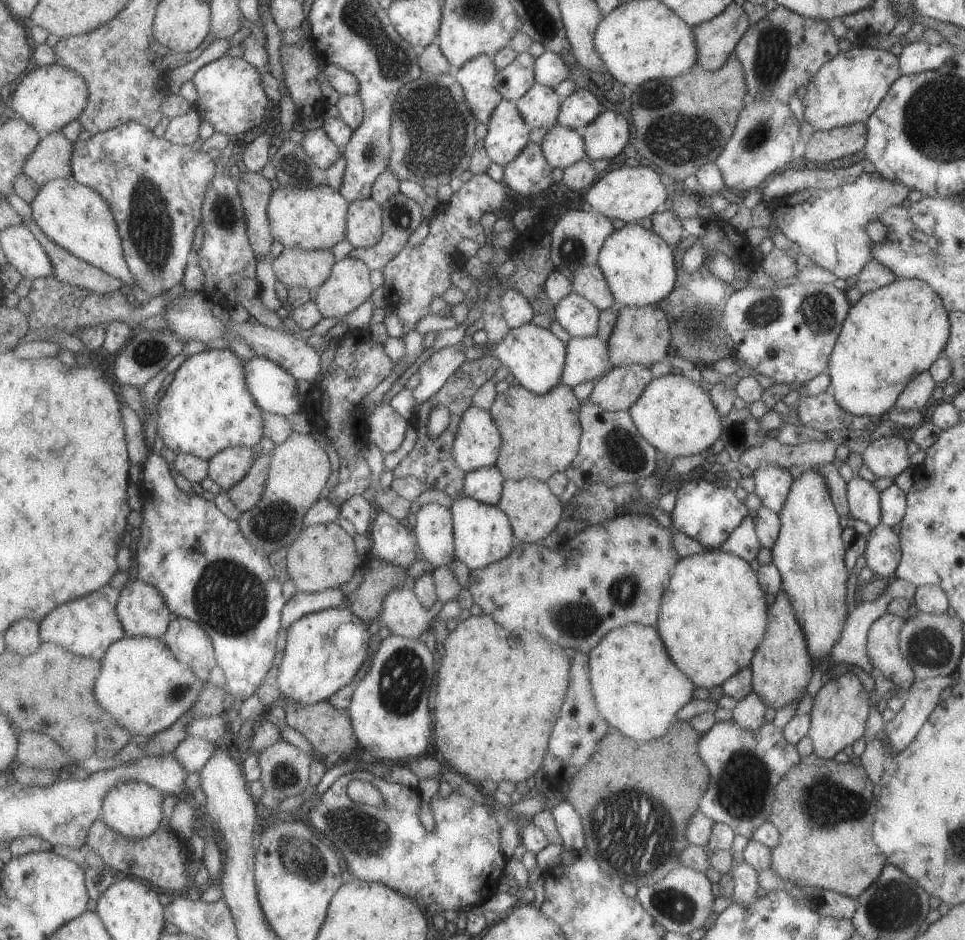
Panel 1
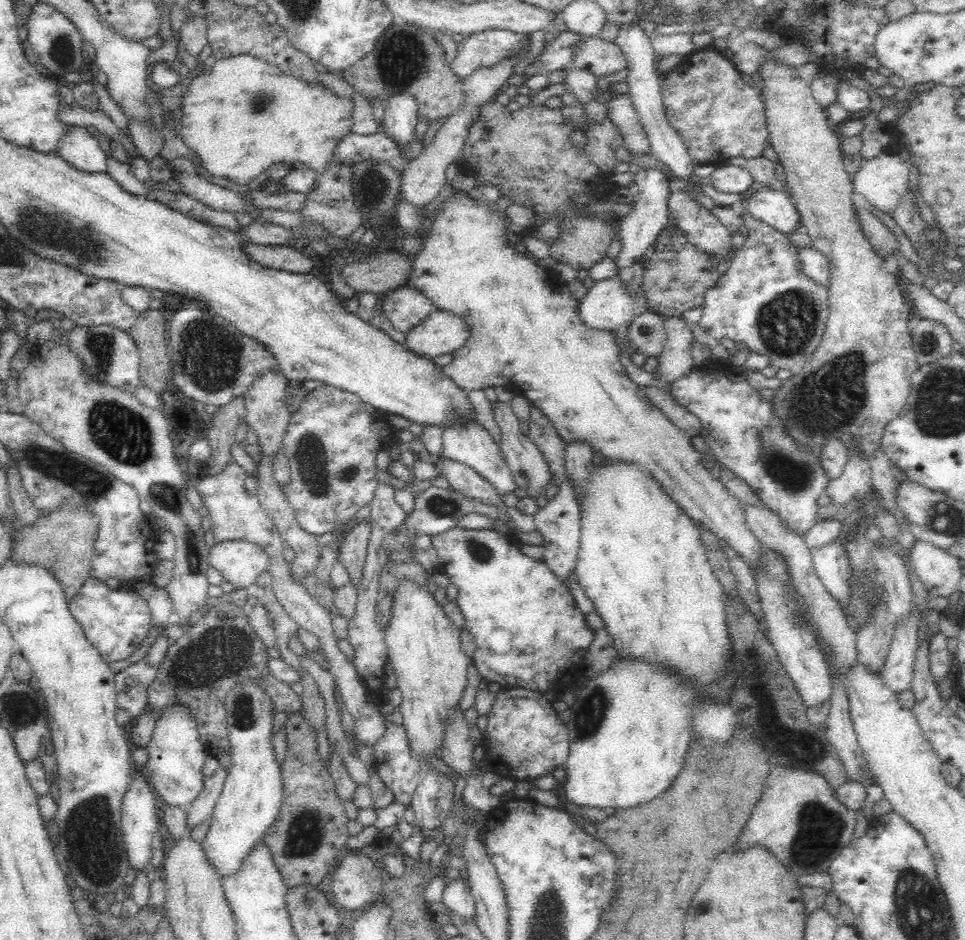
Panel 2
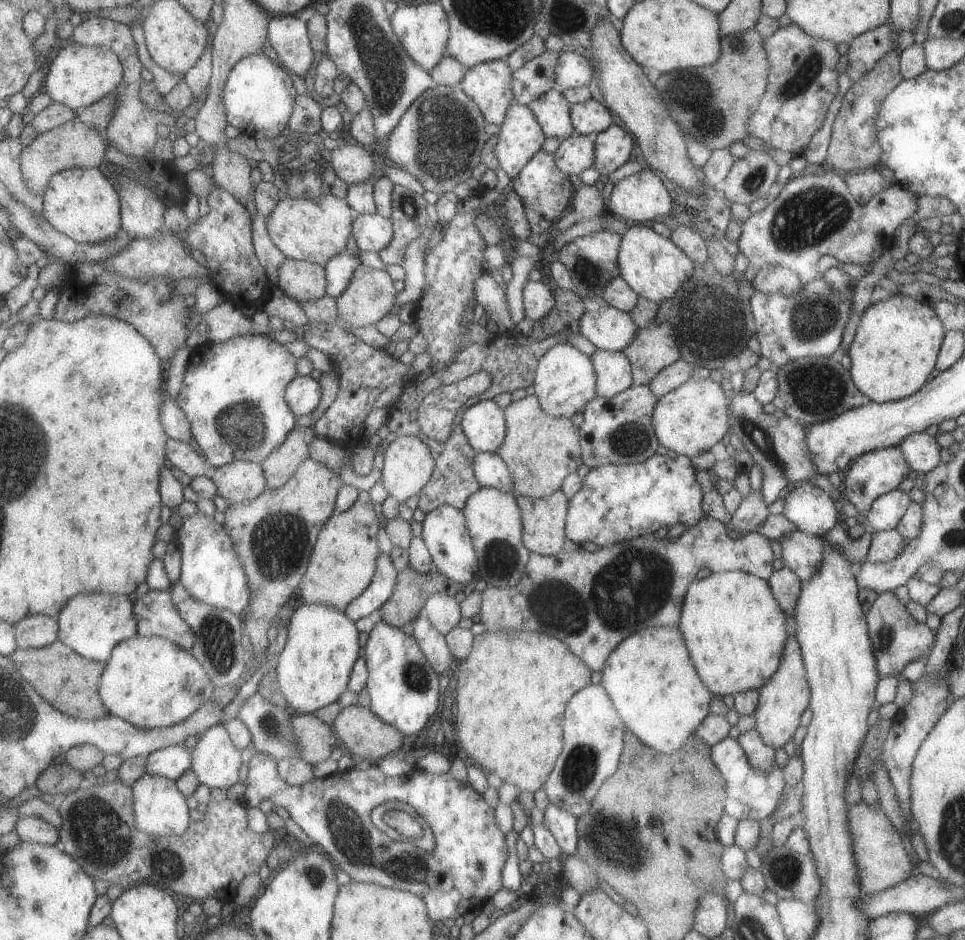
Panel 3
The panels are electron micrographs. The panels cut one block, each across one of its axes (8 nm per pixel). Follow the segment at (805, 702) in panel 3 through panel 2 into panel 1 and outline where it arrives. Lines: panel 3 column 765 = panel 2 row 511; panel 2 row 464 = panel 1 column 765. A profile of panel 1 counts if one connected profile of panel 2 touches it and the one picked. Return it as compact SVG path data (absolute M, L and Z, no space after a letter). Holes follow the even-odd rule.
M777 592L773 603L767 606L765 636L759 642L749 664L752 673L751 689L763 700L766 708L773 708L774 711L789 706L791 702L798 703L806 693L812 661L807 651L805 634L797 622L797 616L793 612L793 606L789 604L787 594Z

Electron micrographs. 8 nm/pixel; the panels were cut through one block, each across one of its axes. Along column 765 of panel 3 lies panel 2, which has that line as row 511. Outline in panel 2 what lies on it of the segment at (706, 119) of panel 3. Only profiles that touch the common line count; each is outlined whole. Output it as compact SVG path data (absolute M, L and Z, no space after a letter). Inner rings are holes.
M63 507L49 516L40 516L32 527L23 528L20 539L11 550L10 560L16 564L45 568L58 581L69 604L81 592L86 578L89 578L96 538L98 525L88 511L82 507Z

